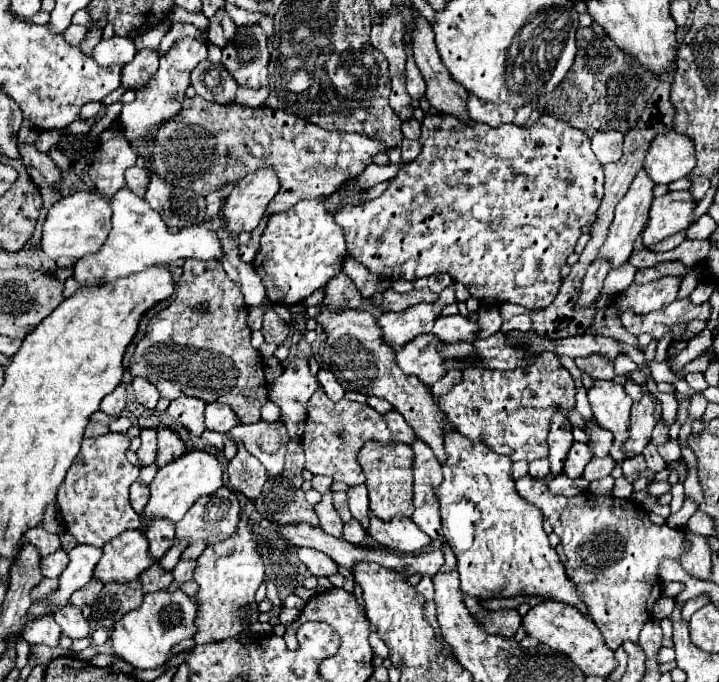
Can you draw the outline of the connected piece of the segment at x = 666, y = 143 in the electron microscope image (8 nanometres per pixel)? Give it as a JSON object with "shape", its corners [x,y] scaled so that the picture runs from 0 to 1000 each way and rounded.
{"shape":[[[940,192],[912,201],[896,236],[896,248],[904,254],[907,265],[926,271],[940,262],[957,260],[965,251],[965,245],[965,210],[957,198],[946,198]]]}

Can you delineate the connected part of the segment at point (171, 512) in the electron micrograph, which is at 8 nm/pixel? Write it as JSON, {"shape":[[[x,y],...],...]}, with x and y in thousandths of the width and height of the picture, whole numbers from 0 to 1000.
{"shape":[[[270,658],[261,661],[259,667],[248,670],[245,676],[228,682],[220,696],[214,699],[211,711],[209,711],[209,735],[203,740],[200,758],[197,758],[197,770],[195,776],[203,779],[203,770],[214,761],[214,758],[225,758],[225,761],[236,761],[242,767],[248,767],[259,749],[284,726],[295,726],[300,717],[306,717],[312,708],[312,685],[306,679],[306,673],[284,658]]]}

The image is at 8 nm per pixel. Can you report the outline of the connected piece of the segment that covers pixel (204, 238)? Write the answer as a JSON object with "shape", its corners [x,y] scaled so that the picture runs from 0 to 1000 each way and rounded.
{"shape":[[[170,274],[156,292],[153,304],[159,309],[156,315],[156,339],[150,345],[147,359],[139,365],[139,371],[131,371],[125,377],[117,377],[103,391],[103,406],[111,418],[131,418],[142,412],[161,412],[164,406],[175,406],[181,400],[192,400],[211,389],[236,389],[239,383],[256,377],[267,380],[298,380],[309,383],[312,362],[298,339],[292,339],[284,330],[259,333],[248,342],[236,342],[225,318],[203,301],[203,295],[192,286],[186,286],[178,274]]]}

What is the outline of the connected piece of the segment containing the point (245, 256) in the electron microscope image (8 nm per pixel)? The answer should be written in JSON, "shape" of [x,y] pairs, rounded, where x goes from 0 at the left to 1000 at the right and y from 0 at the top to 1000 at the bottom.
{"shape":[[[370,312],[367,321],[362,324],[362,330],[348,342],[348,353],[345,353],[342,359],[334,359],[334,362],[331,362],[331,365],[334,365],[334,380],[337,380],[339,386],[350,386],[350,383],[353,383],[353,377],[356,377],[356,371],[359,371],[359,365],[362,365],[362,345],[364,345],[367,330],[370,330],[373,321],[376,321],[376,315]]]}

